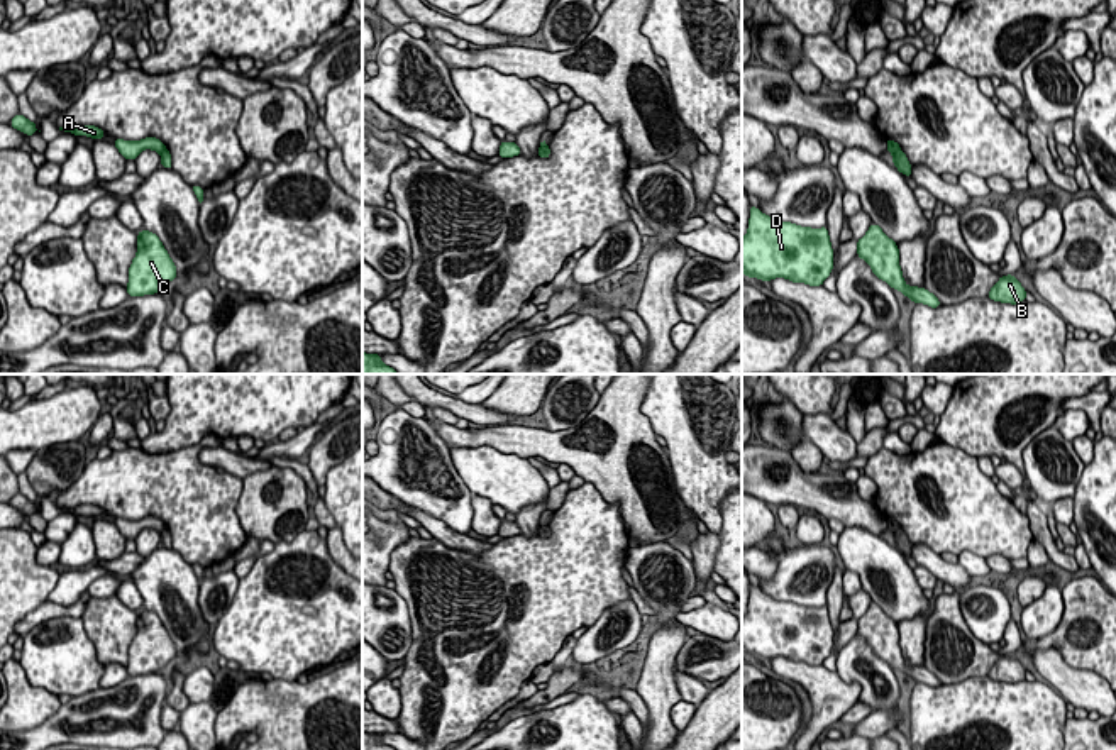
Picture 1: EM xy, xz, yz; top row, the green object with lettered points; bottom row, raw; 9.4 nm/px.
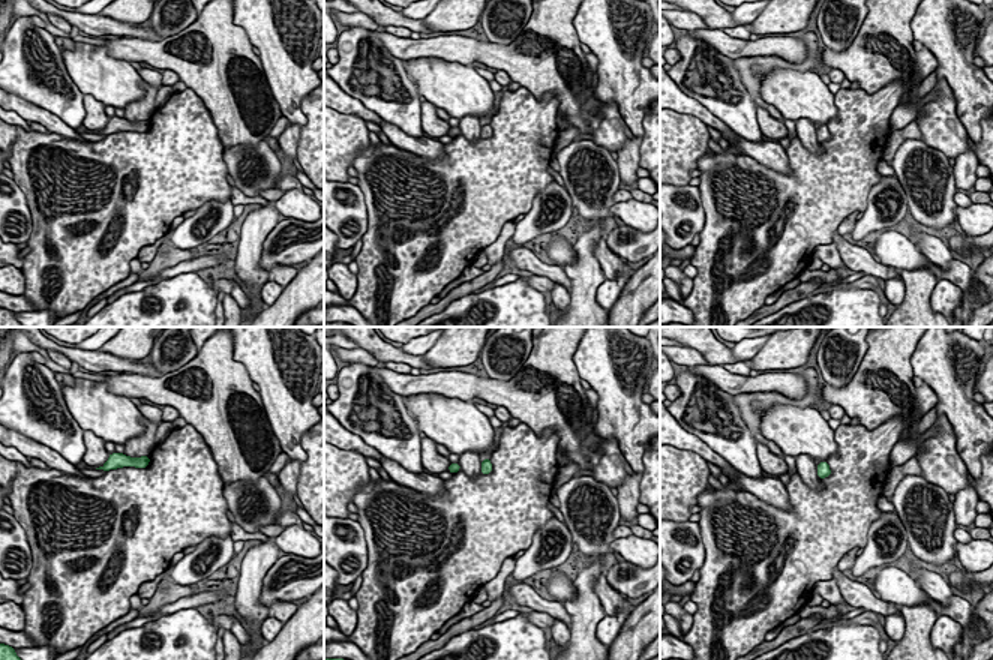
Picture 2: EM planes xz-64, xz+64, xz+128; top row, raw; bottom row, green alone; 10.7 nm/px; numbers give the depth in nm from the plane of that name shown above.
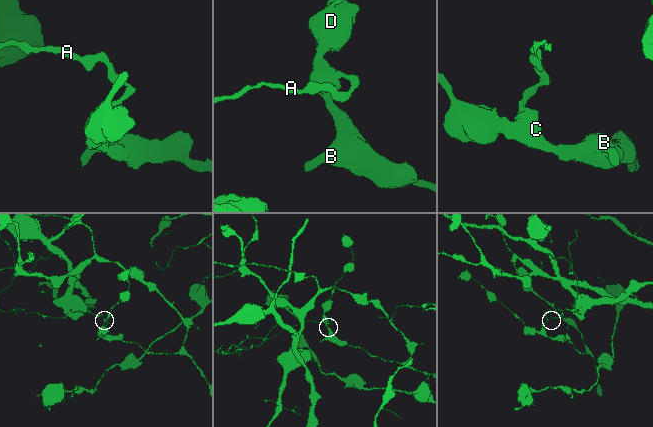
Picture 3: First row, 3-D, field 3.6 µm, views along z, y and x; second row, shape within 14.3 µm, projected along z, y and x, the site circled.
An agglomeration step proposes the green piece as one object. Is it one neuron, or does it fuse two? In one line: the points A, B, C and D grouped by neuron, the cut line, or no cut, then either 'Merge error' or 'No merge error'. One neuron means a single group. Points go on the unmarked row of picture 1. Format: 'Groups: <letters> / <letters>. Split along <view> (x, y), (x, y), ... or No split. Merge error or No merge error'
Groups: A / B C D. Split along xy (166, 529), (160, 532). Merge error

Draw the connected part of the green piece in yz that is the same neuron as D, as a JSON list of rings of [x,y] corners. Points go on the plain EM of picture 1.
[[[750,584],[749,608],[742,618],[742,652],[747,657],[757,657],[765,662],[774,657],[786,657],[793,662],[821,665],[831,653],[833,637],[828,606],[811,608],[791,601],[777,601]]]

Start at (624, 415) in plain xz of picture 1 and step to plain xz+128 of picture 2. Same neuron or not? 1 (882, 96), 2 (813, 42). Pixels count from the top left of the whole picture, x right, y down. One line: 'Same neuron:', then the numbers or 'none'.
Same neuron: none

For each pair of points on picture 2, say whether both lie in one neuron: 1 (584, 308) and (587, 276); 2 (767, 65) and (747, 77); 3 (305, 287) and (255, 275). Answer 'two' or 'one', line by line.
1: one
2: one
3: two

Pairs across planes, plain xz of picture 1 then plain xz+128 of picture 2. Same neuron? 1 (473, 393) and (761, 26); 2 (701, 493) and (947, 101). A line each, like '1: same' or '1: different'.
1: different
2: different

